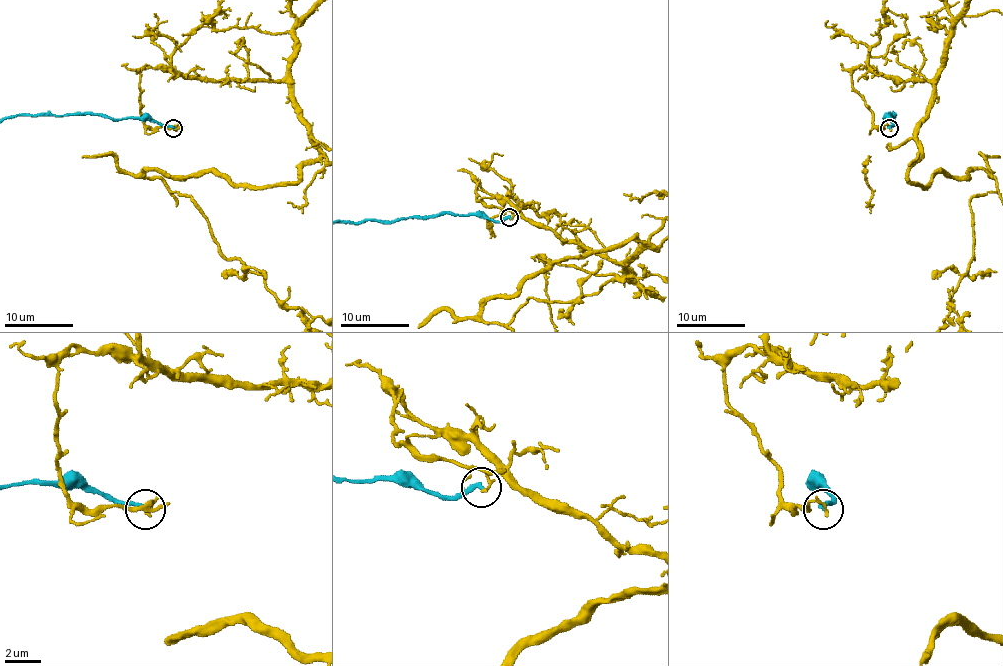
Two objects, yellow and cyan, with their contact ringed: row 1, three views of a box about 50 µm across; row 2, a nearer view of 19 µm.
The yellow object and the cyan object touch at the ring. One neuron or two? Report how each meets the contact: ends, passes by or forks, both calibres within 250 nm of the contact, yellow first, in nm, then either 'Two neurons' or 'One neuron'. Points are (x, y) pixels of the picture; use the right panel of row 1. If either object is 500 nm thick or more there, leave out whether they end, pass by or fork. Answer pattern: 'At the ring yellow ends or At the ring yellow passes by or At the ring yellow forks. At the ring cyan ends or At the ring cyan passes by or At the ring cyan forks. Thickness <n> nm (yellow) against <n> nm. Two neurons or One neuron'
At the ring yellow ends. At the ring cyan ends. Thickness 170 nm (yellow) against 240 nm. Two neurons

